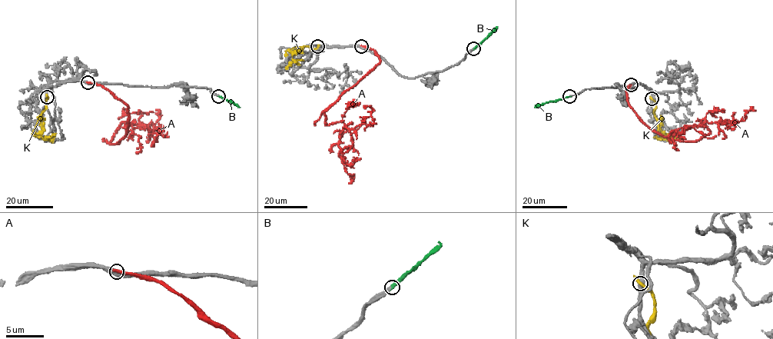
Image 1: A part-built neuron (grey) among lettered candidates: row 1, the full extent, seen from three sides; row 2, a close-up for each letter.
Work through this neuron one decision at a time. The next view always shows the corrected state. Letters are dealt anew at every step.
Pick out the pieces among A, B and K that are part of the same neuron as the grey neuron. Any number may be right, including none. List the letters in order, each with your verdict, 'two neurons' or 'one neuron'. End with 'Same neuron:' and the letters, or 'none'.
A: two neurons
B: one neuron
K: two neurons
Same neuron: B

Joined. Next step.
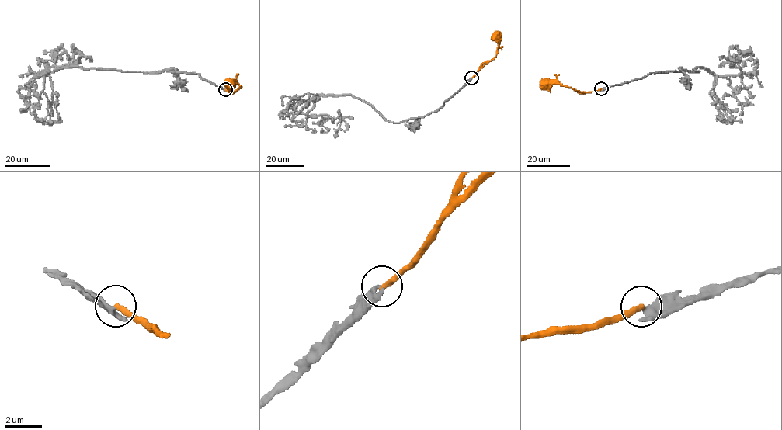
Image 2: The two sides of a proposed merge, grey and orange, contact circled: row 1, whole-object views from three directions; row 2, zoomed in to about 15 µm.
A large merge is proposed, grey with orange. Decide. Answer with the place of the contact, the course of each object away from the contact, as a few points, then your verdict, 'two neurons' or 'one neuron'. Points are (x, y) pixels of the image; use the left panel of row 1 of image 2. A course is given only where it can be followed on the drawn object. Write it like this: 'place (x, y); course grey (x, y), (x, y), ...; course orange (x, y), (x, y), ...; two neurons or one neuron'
place (225, 89); course grey (225, 89), (180, 72), (62, 67), (43, 74), (72, 64), (71, 46); course orange (225, 89), (233, 93), (240, 88), (236, 83), (230, 83); two neurons

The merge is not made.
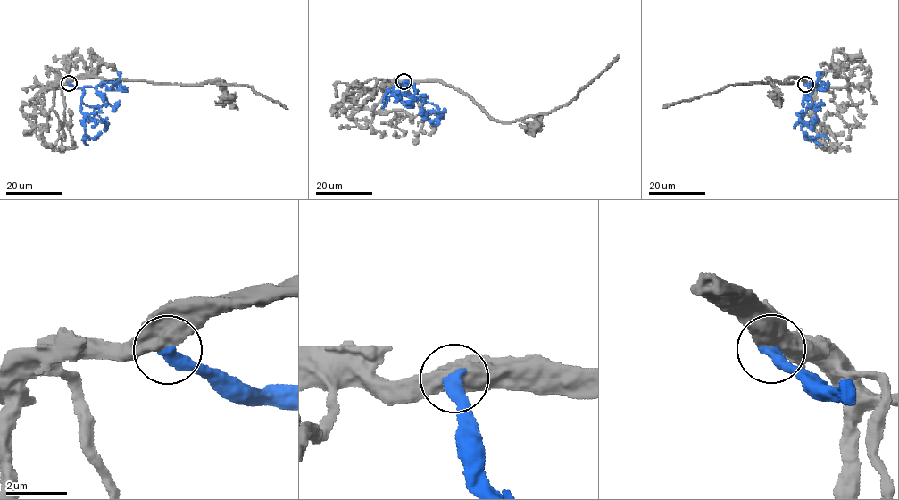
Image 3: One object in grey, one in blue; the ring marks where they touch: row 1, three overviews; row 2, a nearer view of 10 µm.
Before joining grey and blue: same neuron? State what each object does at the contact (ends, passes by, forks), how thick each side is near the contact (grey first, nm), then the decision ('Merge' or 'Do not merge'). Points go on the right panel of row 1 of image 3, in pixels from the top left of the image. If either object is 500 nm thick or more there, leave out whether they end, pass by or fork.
Thickness 600 nm (grey) against 440 nm. Merge

